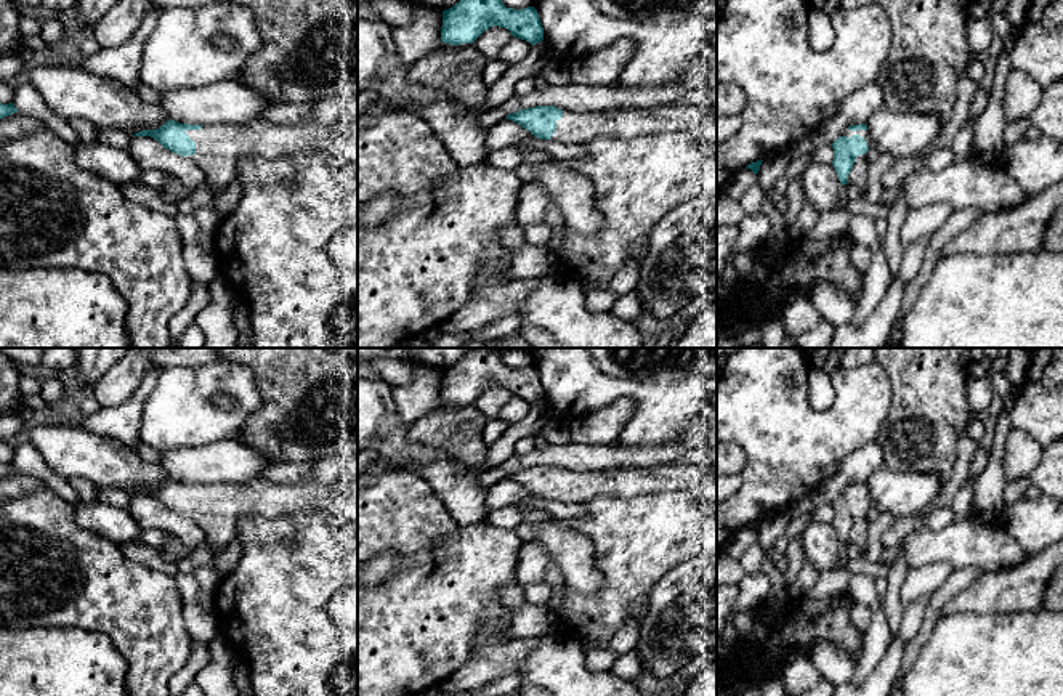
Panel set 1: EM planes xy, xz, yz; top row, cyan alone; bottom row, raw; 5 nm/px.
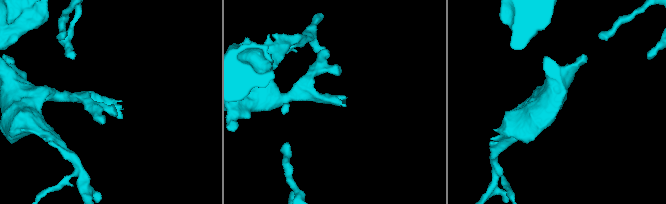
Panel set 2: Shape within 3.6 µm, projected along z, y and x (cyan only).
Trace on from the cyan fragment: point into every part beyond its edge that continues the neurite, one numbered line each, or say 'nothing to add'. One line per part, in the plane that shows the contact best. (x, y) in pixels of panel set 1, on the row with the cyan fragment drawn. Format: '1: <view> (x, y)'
1: yz (864, 133)

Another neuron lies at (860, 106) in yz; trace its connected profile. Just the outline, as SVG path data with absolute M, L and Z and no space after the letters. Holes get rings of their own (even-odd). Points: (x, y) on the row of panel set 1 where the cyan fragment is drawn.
M877 82L853 91L839 111L811 135L814 149L832 144L850 125L867 125L869 119L882 107L885 107L883 91Z

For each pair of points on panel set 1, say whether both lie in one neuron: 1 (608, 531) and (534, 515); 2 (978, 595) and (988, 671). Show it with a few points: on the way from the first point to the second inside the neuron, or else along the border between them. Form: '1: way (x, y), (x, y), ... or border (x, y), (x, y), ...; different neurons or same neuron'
1: border (560, 522), (592, 542); different neurons
2: border (1018, 613), (946, 613), (943, 616); different neurons

